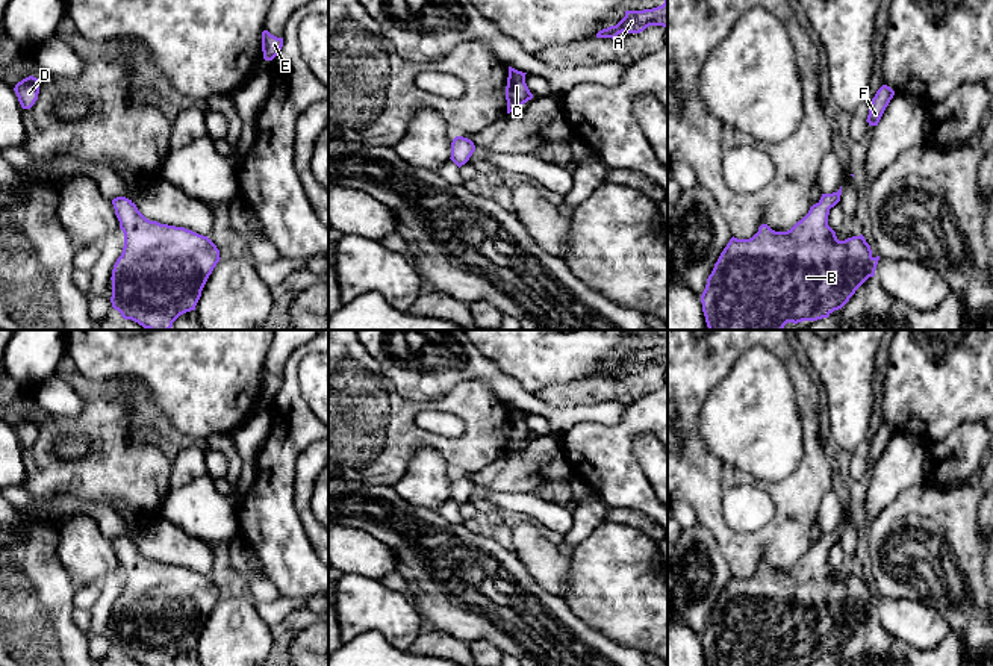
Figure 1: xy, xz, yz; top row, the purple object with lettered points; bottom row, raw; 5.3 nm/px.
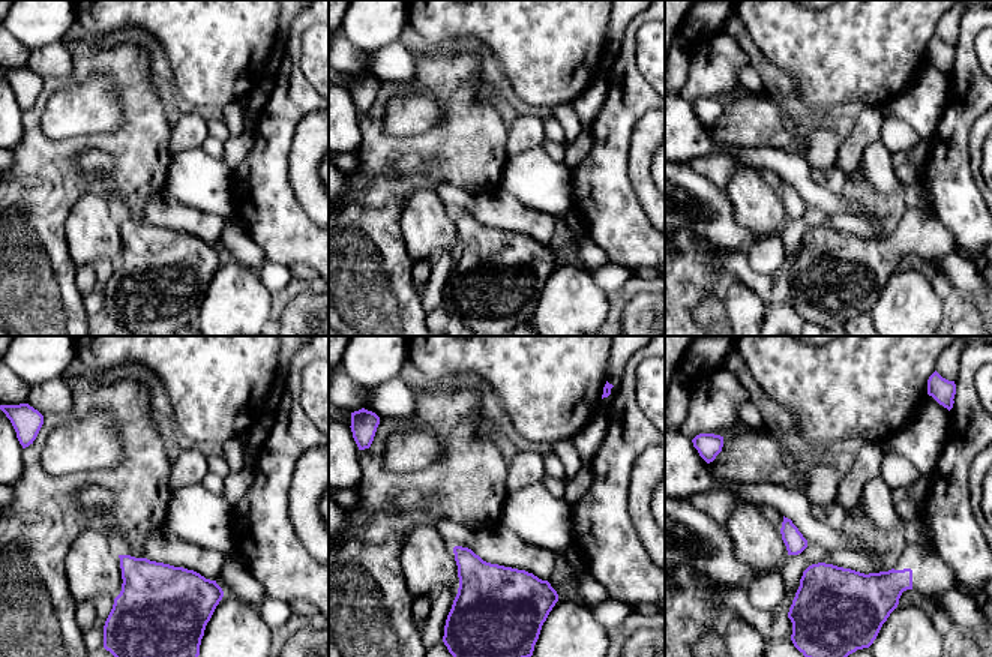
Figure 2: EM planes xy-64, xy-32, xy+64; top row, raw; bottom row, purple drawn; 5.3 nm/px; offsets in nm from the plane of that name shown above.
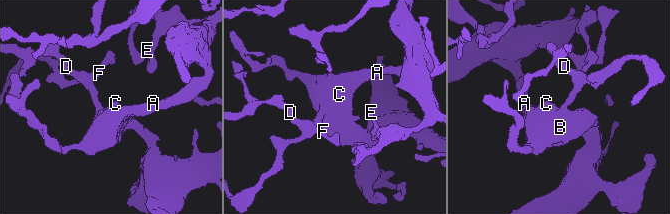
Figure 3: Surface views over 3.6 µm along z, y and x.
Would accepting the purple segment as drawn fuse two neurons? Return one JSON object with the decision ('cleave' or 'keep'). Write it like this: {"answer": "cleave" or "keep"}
{"answer": "keep"}

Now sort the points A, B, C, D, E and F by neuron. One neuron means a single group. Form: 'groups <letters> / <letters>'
groups A B C D E F

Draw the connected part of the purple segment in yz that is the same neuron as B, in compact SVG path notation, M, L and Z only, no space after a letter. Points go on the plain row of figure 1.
M842 525L837 531L822 533L820 539L813 543L808 552L798 560L787 571L775 571L767 563L761 563L758 571L749 578L731 577L724 590L721 592L711 613L707 618L705 628L701 634L702 651L705 655L707 666L784 666L787 661L802 661L802 660L817 660L828 657L834 649L842 648L855 630L869 618L875 615L875 608L879 599L879 595L873 596L870 584L866 581L864 575L852 575L845 580L839 580L836 571L828 565L830 548L840 540Z

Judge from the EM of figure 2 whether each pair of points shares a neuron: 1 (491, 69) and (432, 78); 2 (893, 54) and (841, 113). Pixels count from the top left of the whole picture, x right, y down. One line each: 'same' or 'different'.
1: different
2: different

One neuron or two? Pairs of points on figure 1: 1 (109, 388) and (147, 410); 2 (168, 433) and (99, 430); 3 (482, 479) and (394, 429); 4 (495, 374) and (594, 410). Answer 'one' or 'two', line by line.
1: one
2: two
3: two
4: one

